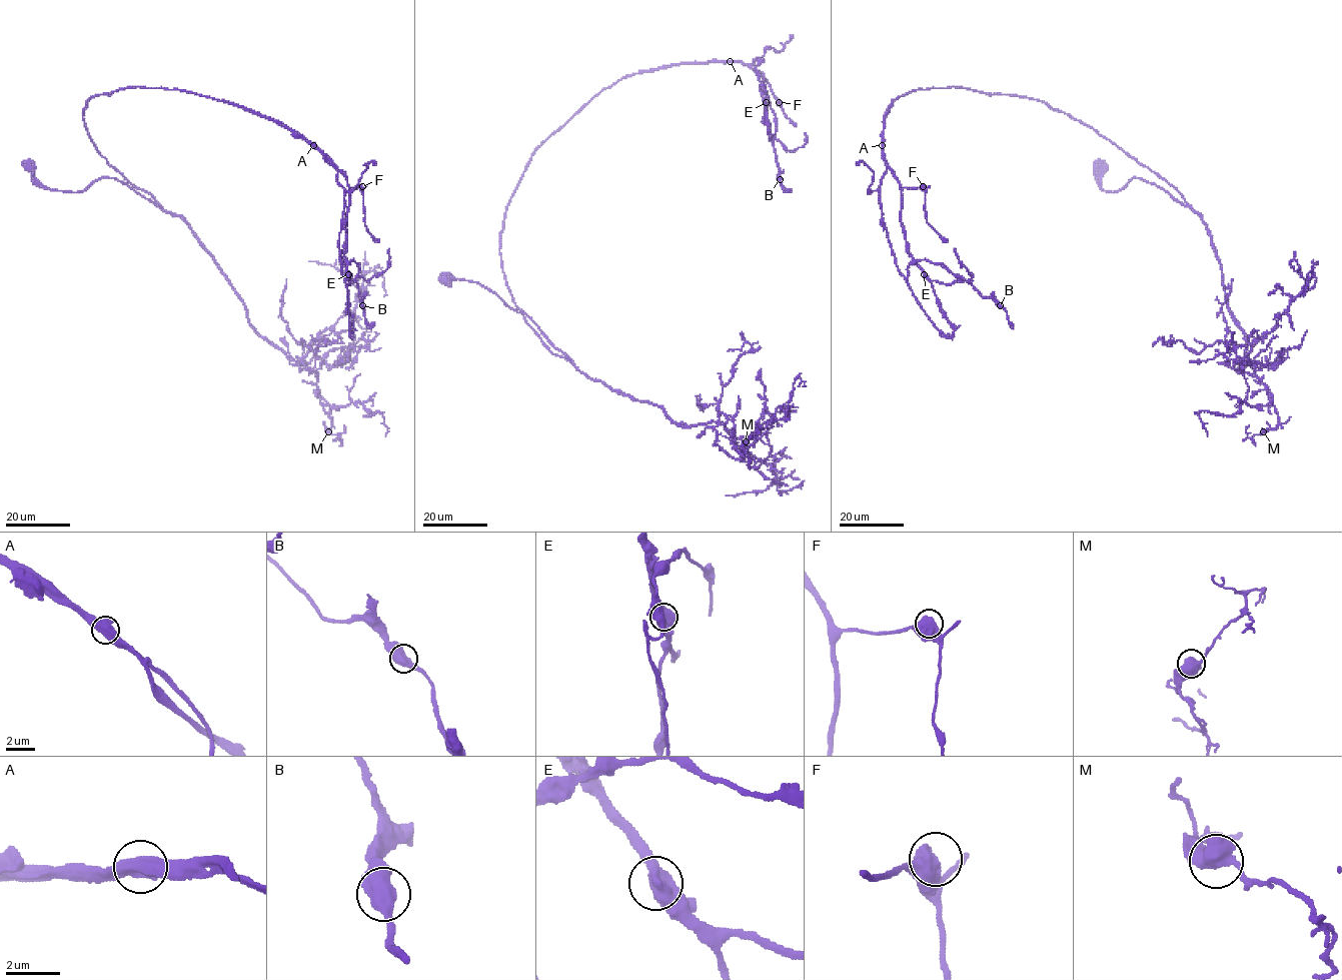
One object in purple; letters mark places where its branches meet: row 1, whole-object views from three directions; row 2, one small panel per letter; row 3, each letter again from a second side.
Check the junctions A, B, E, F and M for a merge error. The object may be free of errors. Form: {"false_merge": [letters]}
{"false_merge": ["A"]}

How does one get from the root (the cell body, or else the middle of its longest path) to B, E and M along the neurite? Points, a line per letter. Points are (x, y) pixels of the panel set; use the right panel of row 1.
B: (1100, 168), (1103, 191), (1137, 177), (1188, 204), (1036, 99), (931, 87), (889, 107), (906, 251), (1000, 305)
E: (1100, 168), (1103, 191), (1137, 177), (1188, 204), (1043, 102), (961, 87), (899, 96), (882, 157), (924, 274)
M: (1100, 168), (1103, 191), (1142, 178), (1200, 216), (1247, 342), (1234, 368), (1260, 379), (1277, 414), (1263, 431)

